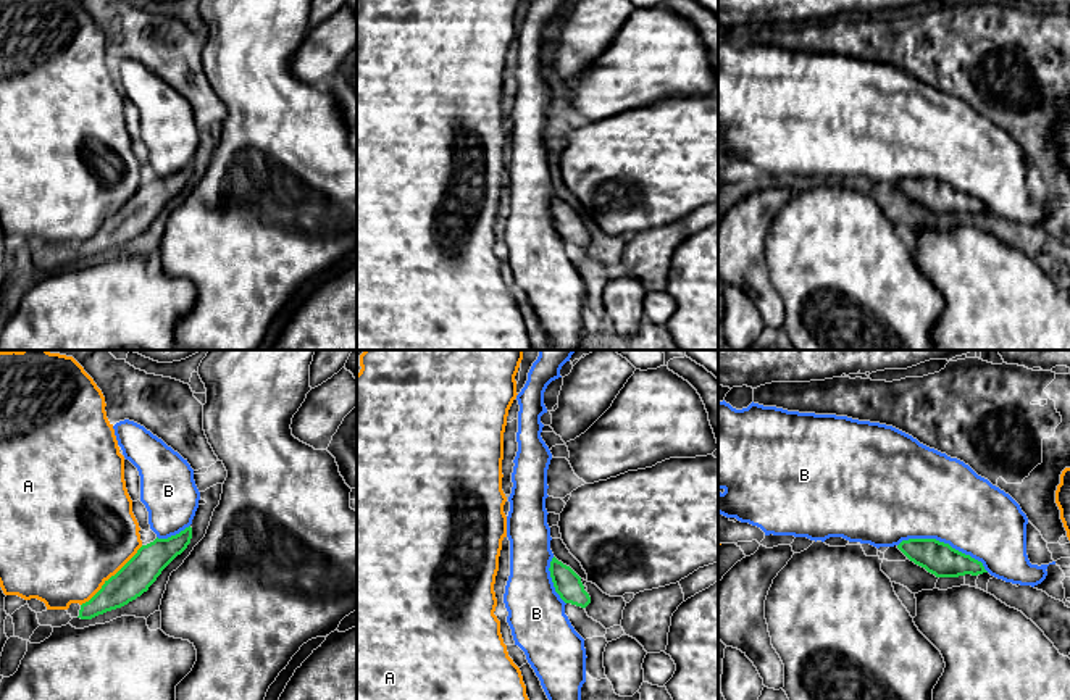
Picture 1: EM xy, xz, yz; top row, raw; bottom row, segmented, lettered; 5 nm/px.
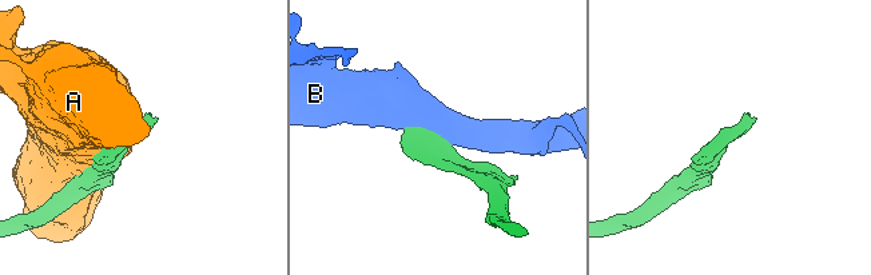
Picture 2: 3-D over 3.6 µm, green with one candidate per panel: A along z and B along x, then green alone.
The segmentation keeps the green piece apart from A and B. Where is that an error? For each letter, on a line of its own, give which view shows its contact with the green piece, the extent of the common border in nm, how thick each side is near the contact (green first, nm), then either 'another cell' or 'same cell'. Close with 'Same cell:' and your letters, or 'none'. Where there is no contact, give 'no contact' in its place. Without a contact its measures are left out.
A: contact in xy; length 440 nm; calibres 170 and 500 nm; another cell
B: contact in yz; length 480 nm; calibres 170 and 440 nm; another cell
Same cell: none

